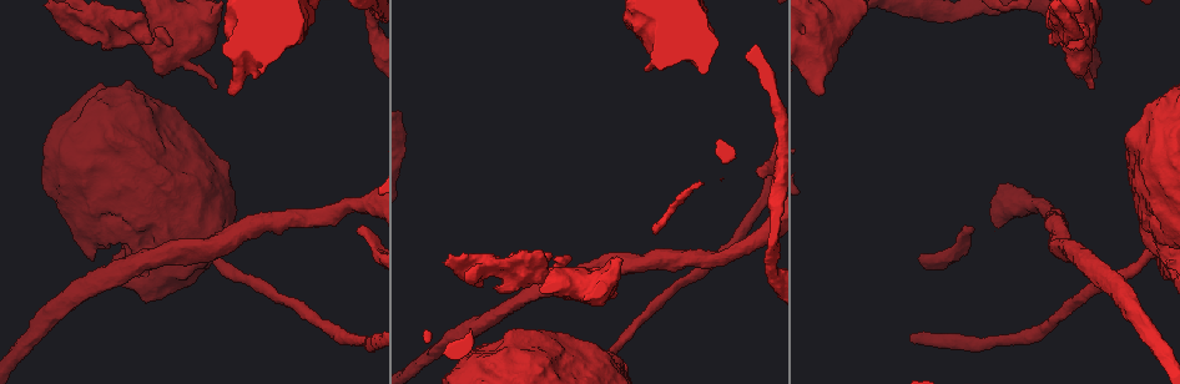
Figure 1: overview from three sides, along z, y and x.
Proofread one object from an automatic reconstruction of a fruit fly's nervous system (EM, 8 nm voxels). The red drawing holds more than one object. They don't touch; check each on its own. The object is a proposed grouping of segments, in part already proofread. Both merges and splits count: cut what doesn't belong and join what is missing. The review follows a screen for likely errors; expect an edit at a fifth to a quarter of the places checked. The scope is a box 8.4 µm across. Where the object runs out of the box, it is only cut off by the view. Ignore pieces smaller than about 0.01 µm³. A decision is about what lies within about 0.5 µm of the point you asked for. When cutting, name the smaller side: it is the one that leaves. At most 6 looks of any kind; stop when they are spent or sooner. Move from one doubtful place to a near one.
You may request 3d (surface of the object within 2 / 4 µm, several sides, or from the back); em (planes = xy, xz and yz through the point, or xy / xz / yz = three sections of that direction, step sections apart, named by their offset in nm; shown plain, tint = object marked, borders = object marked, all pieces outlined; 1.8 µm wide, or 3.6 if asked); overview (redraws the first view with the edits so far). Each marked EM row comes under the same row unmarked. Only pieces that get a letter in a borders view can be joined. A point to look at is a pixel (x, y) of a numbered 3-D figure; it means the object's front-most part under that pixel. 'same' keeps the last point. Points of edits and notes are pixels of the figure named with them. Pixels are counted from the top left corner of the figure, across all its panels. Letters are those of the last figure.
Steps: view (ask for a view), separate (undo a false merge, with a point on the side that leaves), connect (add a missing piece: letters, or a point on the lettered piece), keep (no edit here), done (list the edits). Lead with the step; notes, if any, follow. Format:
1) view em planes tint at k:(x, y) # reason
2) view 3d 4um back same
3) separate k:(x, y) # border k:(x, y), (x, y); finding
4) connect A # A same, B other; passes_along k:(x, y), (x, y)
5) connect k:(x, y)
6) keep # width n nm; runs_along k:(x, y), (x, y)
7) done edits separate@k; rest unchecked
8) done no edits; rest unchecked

view 3d 2um at 1:(227, 91) # thick end

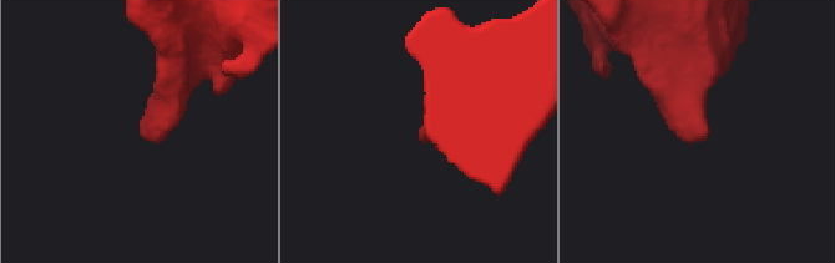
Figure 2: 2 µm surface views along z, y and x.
view em planes borders at 2:(142, 135)

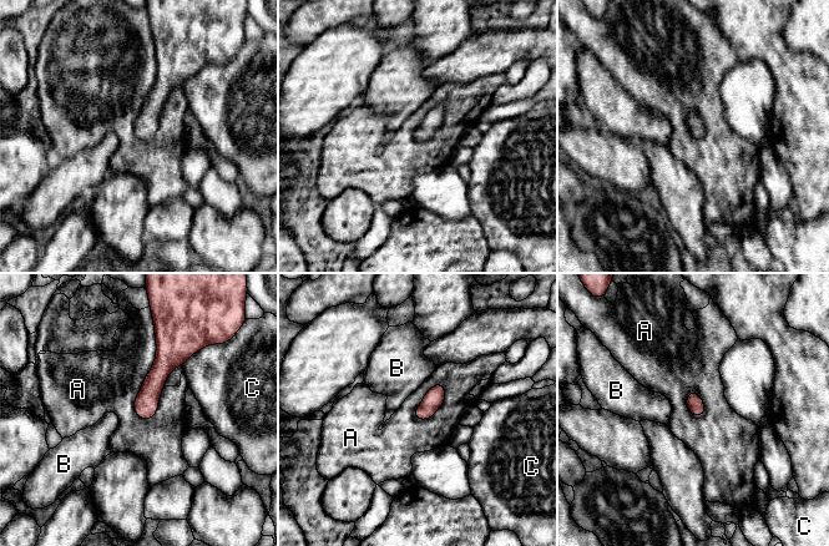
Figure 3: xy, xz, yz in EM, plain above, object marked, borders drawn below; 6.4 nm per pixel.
keep # longest_contact A 600 nm; A other, B other, C other; none of them fits

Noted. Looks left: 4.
view 3d 2um at 1:(113, 30) # abrupt turn

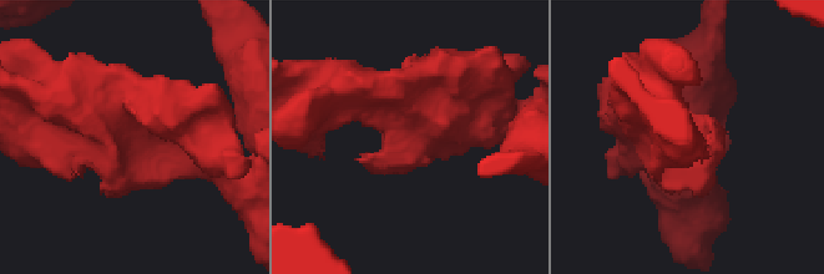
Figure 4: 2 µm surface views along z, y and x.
view em planes borders at 4:(409, 139)

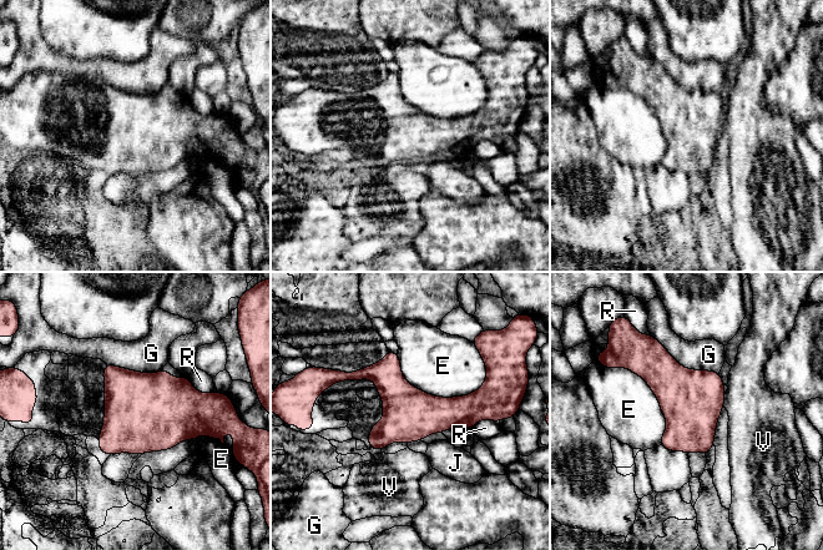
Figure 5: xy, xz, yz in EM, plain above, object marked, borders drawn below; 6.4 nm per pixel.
keep # width 340 nm; E other, G other, J other, R other, V other; runs_along 5:(346, 376), (379, 374), (413, 408), (485, 405); continuous, no second cell

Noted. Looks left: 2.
view 3d 4um at 1:(360, 226) # an open end

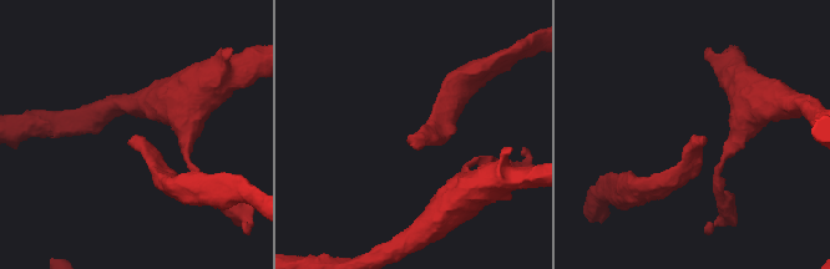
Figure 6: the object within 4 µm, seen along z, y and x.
view em planes borders at 6:(137, 136) # need the tissue

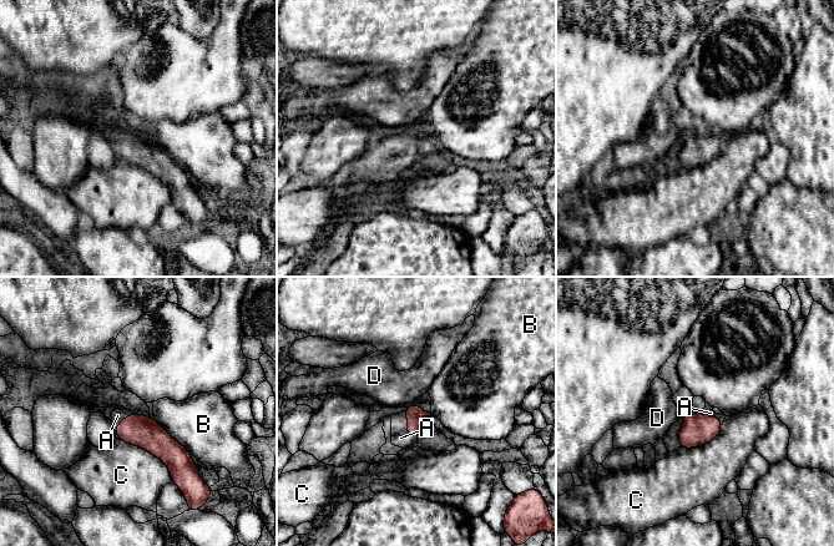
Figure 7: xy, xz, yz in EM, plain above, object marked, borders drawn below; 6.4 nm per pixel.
connect A # A same, B other, C other, D other; it goes on there

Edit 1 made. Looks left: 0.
done edits connect@7; rest unchecked

